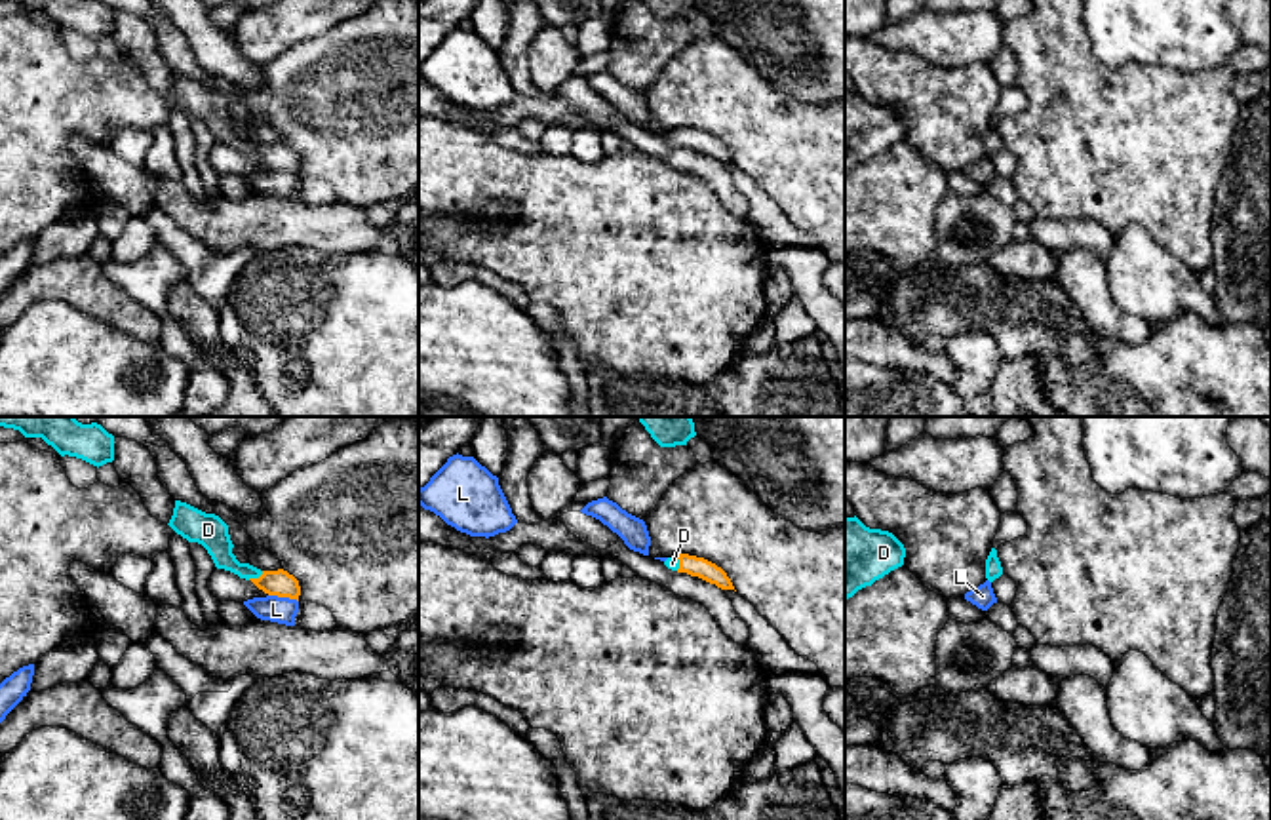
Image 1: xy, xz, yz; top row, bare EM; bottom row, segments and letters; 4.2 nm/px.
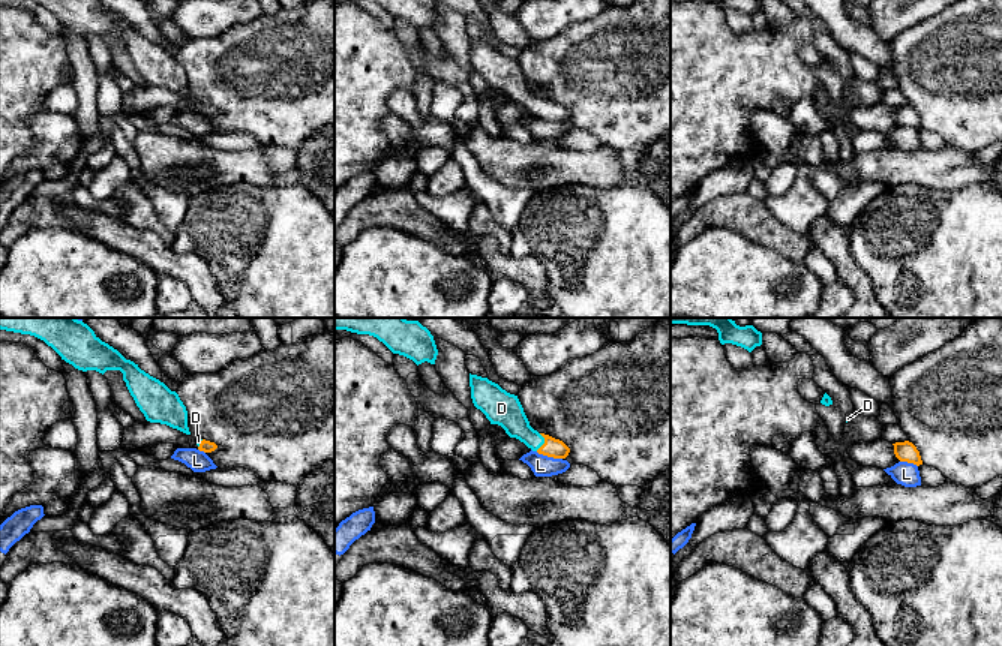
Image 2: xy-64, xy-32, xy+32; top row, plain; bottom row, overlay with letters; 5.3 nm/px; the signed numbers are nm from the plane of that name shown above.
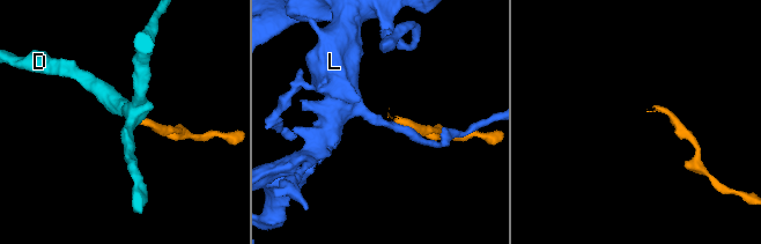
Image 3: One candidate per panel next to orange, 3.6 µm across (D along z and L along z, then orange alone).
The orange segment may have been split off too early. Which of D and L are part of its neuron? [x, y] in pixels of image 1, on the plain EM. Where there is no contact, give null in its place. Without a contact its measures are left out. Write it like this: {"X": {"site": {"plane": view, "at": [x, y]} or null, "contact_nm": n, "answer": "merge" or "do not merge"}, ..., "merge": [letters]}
{"D": {"site": {"plane": "xy", "at": [255, 153]}, "contact_nm": 80, "answer": "merge"}, "L": {"site": {"plane": "xy", "at": [284, 170]}, "contact_nm": 130, "answer": "do not merge"}, "merge": ["D"]}

